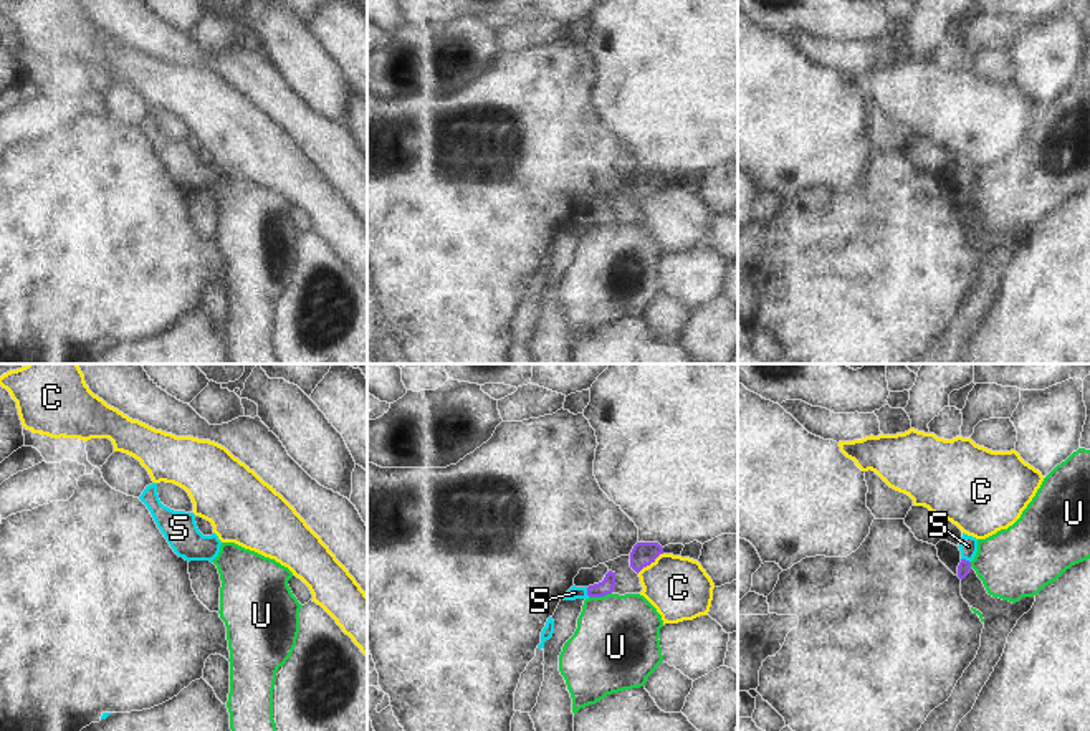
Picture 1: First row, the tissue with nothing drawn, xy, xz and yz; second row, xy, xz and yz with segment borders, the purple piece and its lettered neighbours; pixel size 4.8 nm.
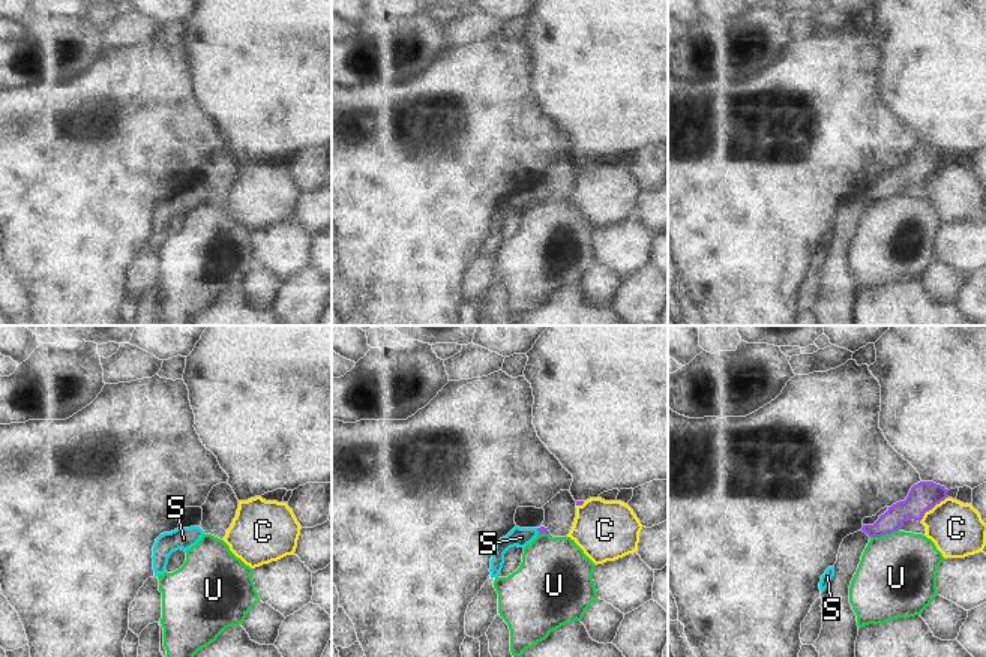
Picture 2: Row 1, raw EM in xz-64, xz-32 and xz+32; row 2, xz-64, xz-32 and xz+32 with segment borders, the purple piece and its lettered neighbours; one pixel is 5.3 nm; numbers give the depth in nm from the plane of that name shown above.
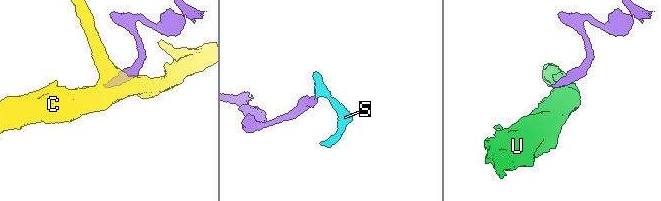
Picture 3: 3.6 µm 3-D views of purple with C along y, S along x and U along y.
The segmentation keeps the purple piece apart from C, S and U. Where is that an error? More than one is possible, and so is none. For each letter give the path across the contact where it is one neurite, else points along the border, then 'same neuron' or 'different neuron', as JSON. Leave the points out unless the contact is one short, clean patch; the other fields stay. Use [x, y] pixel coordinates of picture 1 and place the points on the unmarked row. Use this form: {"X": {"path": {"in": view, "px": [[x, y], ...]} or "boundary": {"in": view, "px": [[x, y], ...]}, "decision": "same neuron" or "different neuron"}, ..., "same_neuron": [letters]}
{"C": {"boundary": {"in": "xz", "px": [[662, 182], [637, 202]]}, "decision": "different neuron"}, "S": {"path": {"in": "xz", "px": [[604, 217], [588, 222], [574, 222]]}, "decision": "same neuron"}, "U": {"boundary": {"in": "xz", "px": [[611, 222], [601, 227], [589, 227]]}, "decision": "different neuron"}, "same_neuron": ["S"]}

